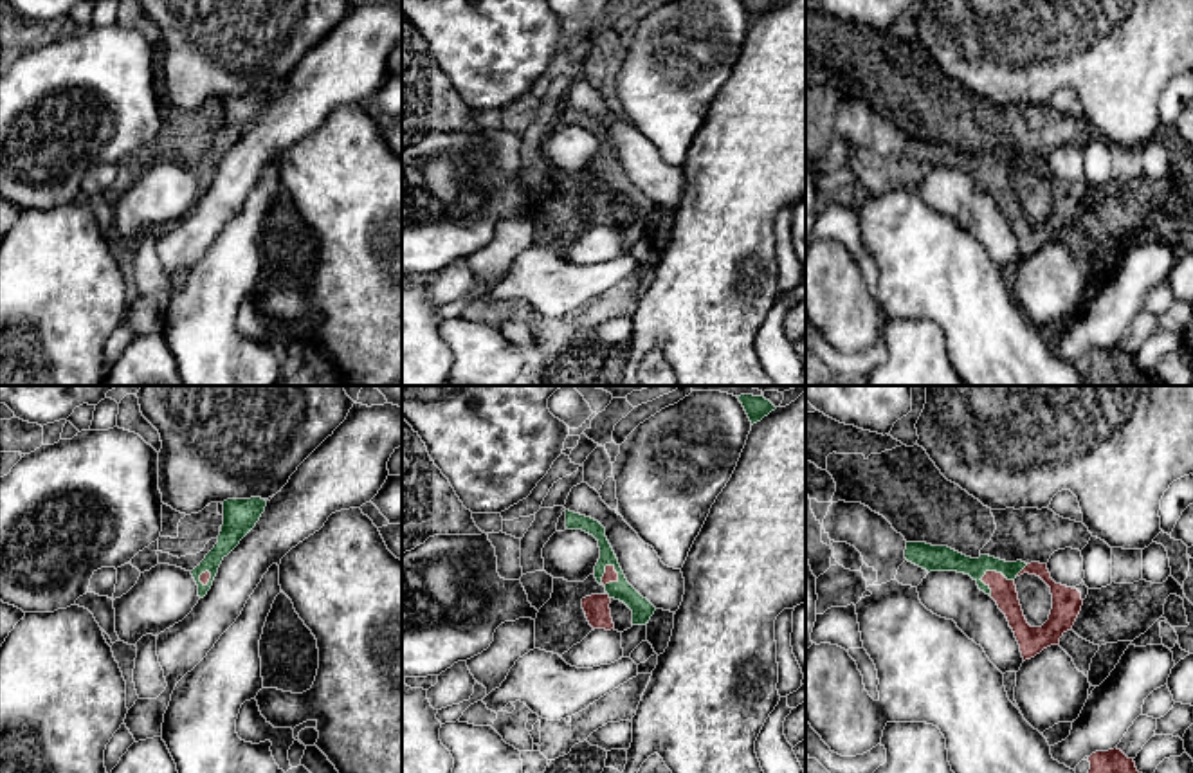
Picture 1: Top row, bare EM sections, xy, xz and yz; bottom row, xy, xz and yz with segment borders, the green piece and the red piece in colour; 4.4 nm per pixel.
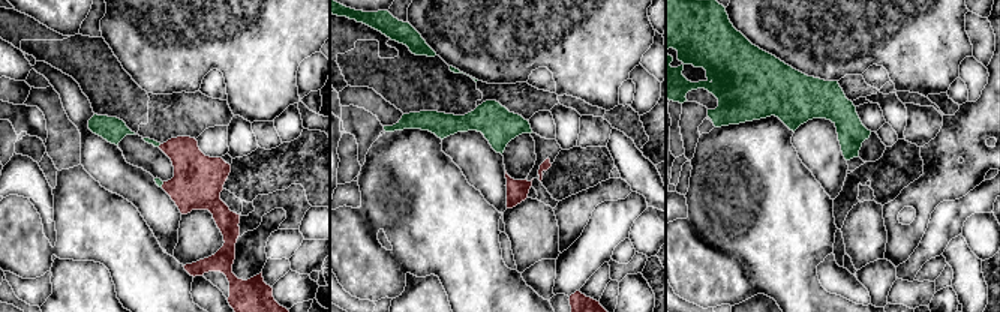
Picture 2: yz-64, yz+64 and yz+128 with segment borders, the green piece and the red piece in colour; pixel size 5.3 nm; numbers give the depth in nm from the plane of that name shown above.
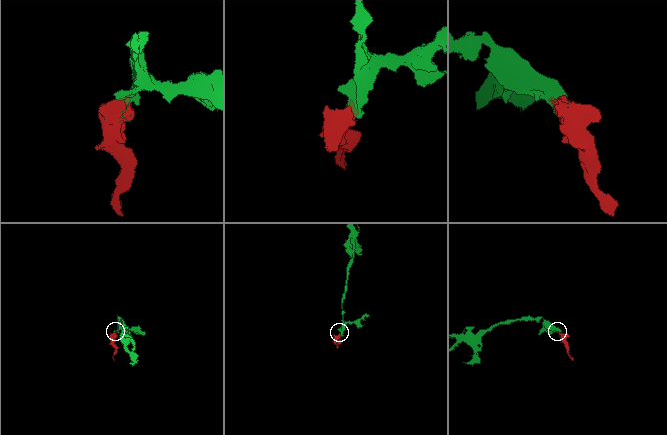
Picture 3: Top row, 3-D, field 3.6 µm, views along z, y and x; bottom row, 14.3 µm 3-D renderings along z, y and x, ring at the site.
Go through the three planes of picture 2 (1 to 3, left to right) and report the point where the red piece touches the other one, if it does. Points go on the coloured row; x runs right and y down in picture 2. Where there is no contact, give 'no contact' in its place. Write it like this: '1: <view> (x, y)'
1: yz-64 (162, 183)
2: no contact
3: no contact

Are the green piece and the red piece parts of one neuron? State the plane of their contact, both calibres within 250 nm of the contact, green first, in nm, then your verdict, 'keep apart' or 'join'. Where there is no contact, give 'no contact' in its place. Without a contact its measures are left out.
contact in xz; calibres 100 and 60 nm; join

